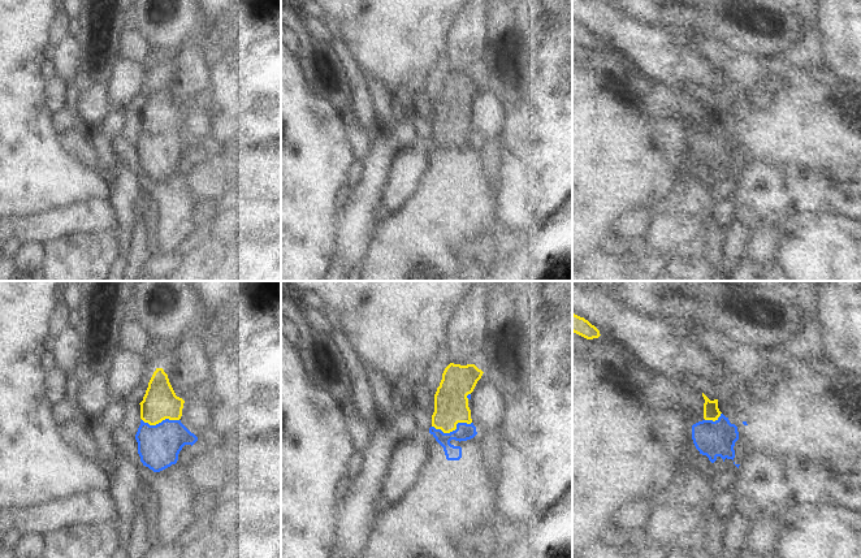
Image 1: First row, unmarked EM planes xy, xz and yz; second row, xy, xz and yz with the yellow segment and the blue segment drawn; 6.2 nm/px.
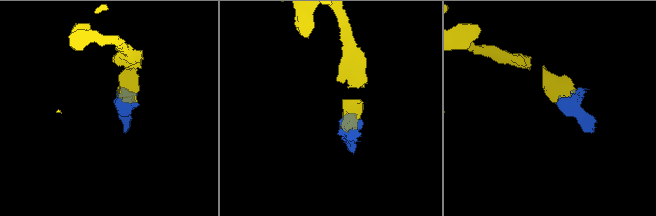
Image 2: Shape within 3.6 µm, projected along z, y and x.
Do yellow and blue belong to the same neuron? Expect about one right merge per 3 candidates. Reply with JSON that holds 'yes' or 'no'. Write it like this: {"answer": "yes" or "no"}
{"answer": "yes"}

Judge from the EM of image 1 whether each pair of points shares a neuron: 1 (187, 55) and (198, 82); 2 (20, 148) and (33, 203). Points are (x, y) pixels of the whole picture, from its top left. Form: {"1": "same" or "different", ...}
{"1": "same", "2": "same"}

